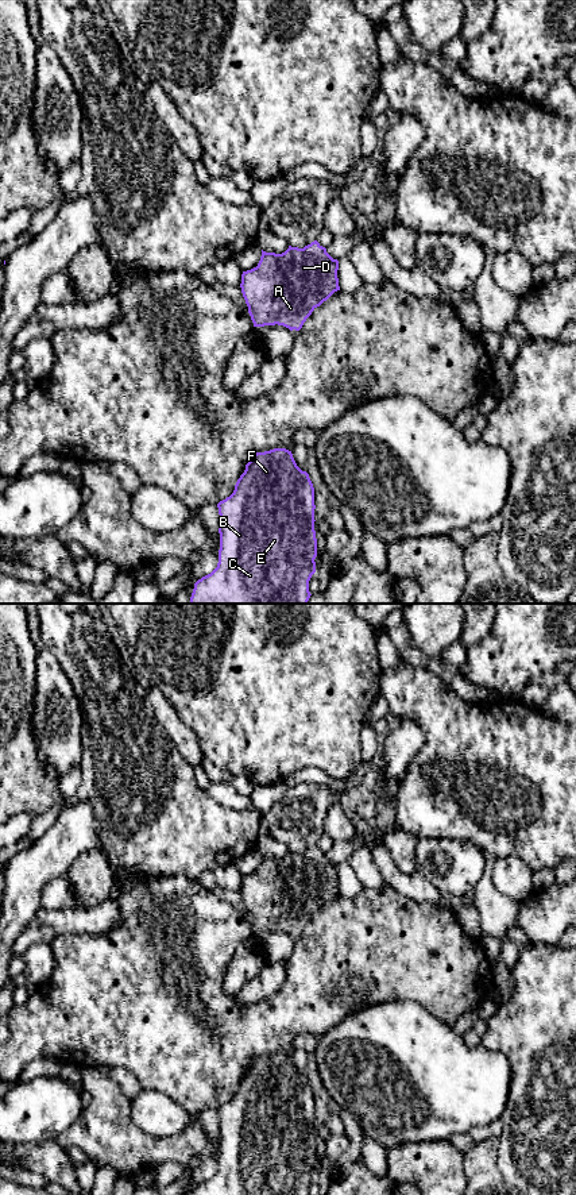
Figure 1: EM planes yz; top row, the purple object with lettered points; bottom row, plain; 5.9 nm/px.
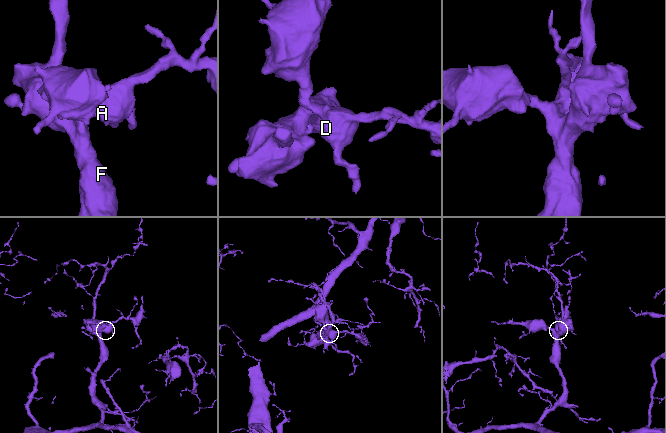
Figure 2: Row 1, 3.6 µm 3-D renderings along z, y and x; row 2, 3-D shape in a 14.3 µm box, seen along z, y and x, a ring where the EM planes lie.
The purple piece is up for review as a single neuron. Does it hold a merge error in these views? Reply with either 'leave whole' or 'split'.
leave whole

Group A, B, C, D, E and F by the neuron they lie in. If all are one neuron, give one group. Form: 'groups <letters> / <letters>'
groups A B C D E F

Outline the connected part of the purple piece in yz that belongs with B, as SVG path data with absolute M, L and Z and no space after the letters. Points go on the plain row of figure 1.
M274 1053L264 1057L256 1057L246 1069L244 1078L235 1090L233 1098L217 1109L220 1129L220 1154L217 1172L208 1180L194 1188L193 1195L309 1195L309 1186L316 1177L317 1144L314 1136L314 1092L306 1076L302 1076L291 1056L286 1053Z

